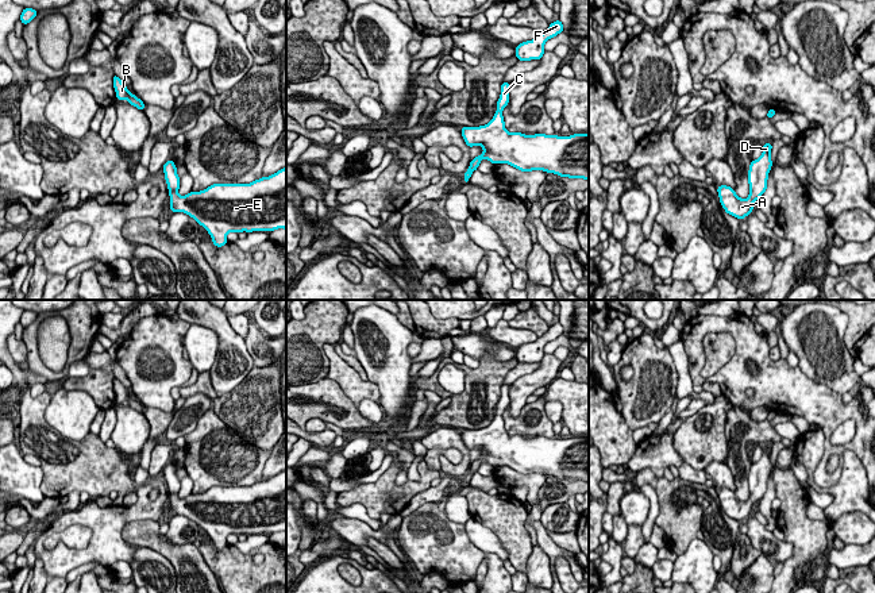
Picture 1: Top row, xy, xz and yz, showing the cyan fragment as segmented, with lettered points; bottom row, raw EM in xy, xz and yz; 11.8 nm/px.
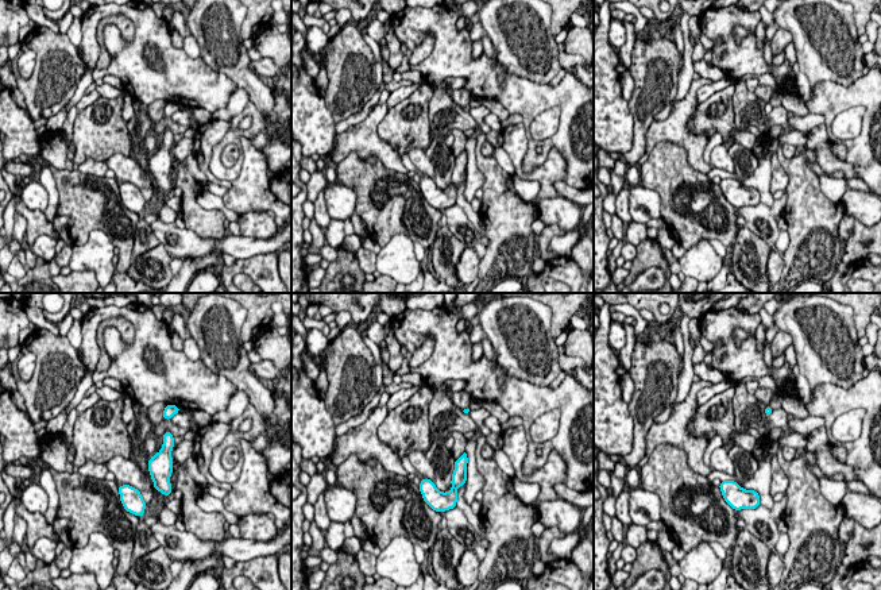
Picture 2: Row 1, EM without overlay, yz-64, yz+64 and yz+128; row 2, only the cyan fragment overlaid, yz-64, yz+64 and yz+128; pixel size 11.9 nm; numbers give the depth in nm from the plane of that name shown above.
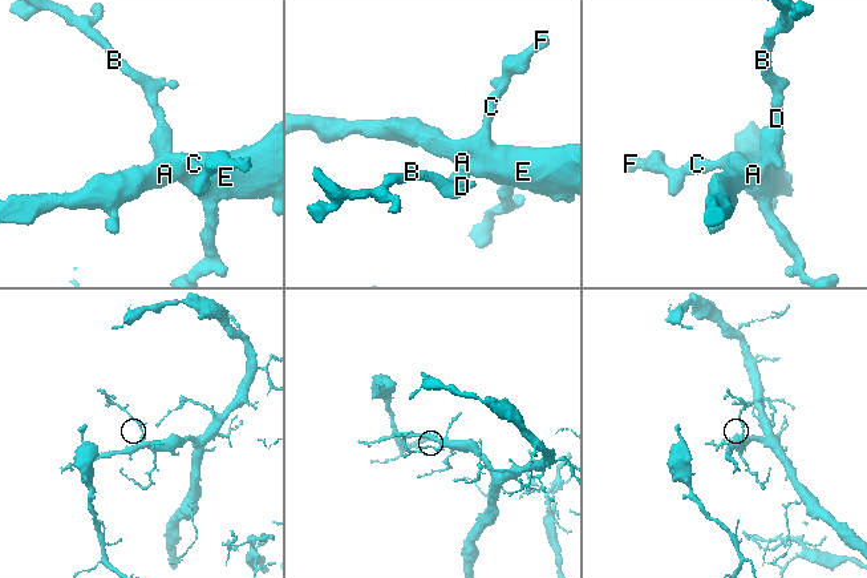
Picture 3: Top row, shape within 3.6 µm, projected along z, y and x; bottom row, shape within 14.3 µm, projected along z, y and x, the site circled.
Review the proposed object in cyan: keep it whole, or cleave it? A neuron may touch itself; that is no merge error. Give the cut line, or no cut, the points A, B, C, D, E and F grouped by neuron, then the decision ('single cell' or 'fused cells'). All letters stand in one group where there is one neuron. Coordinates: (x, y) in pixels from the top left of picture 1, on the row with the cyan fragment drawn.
cut none; groups A B C D E F; single cell

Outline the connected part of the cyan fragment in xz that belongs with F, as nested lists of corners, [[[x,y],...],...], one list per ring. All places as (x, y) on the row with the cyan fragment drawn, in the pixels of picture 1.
[[[555,20],[550,24],[550,27],[536,39],[527,41],[516,46],[516,57],[519,61],[531,61],[531,59],[541,59],[544,54],[544,43],[563,32],[563,23],[560,20]]]

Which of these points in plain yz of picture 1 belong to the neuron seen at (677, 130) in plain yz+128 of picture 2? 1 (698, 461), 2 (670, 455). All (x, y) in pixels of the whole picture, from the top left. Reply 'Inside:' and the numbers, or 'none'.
Inside: 2

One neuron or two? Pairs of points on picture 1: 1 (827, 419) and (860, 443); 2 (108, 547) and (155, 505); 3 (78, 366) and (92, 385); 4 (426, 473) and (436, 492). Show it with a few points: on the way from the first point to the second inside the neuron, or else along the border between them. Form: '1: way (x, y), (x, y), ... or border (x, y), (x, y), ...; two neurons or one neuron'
1: way (840, 415), (854, 415), (860, 422), (860, 430); one neuron
2: way (108, 532), (127, 513), (141, 511); one neuron
3: border (91, 369), (84, 376), (68, 377); two neurons
4: border (430, 485), (416, 493), (405, 505); two neurons

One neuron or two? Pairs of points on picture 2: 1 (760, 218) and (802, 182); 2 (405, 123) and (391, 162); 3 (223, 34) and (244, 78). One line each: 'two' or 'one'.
1: two
2: two
3: one

